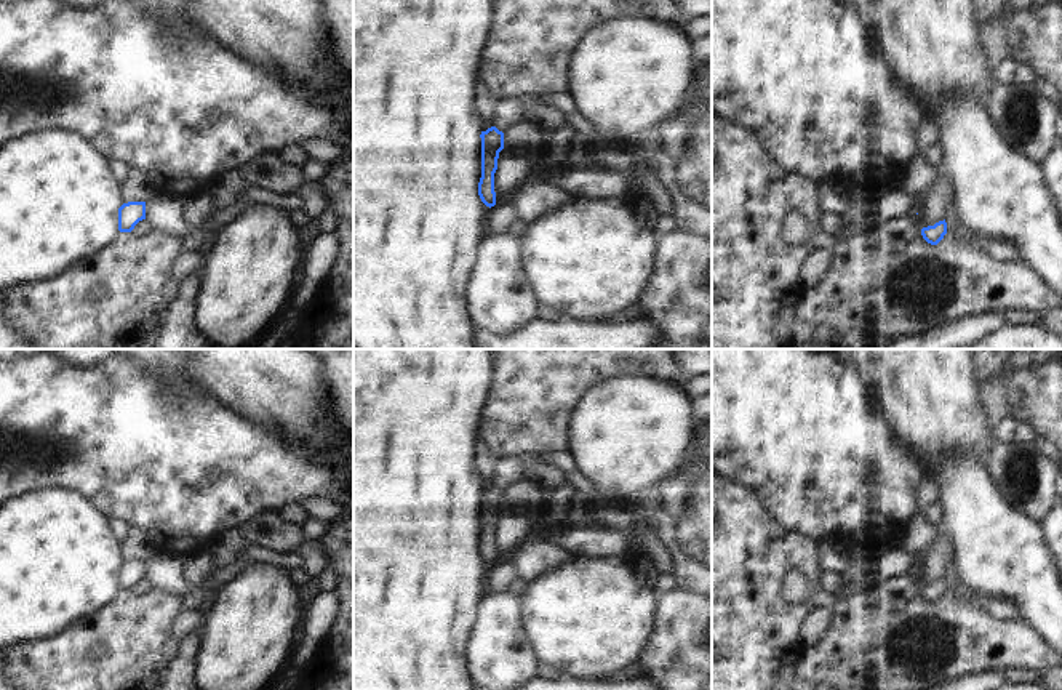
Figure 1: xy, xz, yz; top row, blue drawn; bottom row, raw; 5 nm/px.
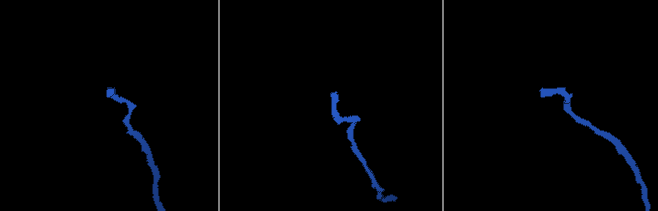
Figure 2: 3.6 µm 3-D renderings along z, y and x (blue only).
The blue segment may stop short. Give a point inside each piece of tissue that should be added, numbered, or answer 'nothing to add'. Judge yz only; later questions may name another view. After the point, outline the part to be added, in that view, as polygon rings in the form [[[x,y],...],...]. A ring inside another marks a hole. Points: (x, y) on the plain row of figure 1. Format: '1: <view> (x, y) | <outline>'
nothing to add

